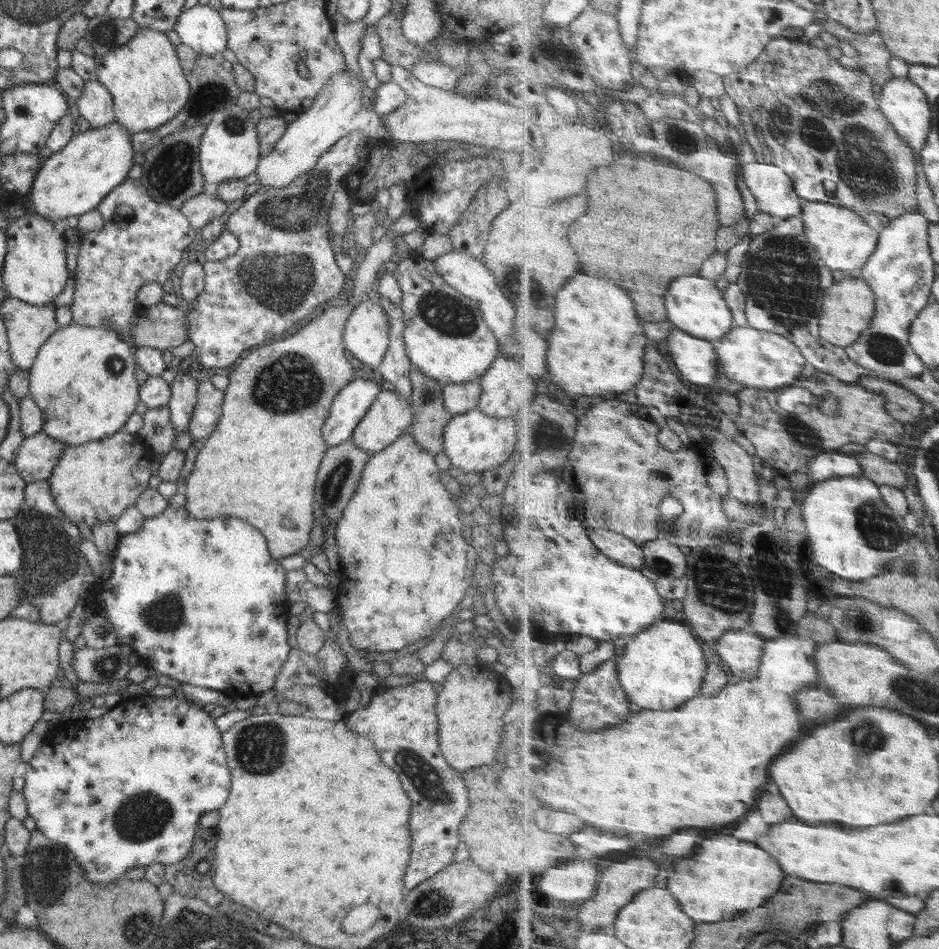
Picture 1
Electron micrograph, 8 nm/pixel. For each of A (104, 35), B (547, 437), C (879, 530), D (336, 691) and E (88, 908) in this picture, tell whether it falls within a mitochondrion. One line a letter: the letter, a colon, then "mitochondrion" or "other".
A: mitochondrion
B: mitochondrion
C: mitochondrion
D: other
E: other

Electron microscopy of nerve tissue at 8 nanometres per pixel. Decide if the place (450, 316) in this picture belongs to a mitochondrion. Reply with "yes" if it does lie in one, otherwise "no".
yes

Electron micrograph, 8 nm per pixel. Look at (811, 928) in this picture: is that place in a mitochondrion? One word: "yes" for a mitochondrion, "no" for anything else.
no

